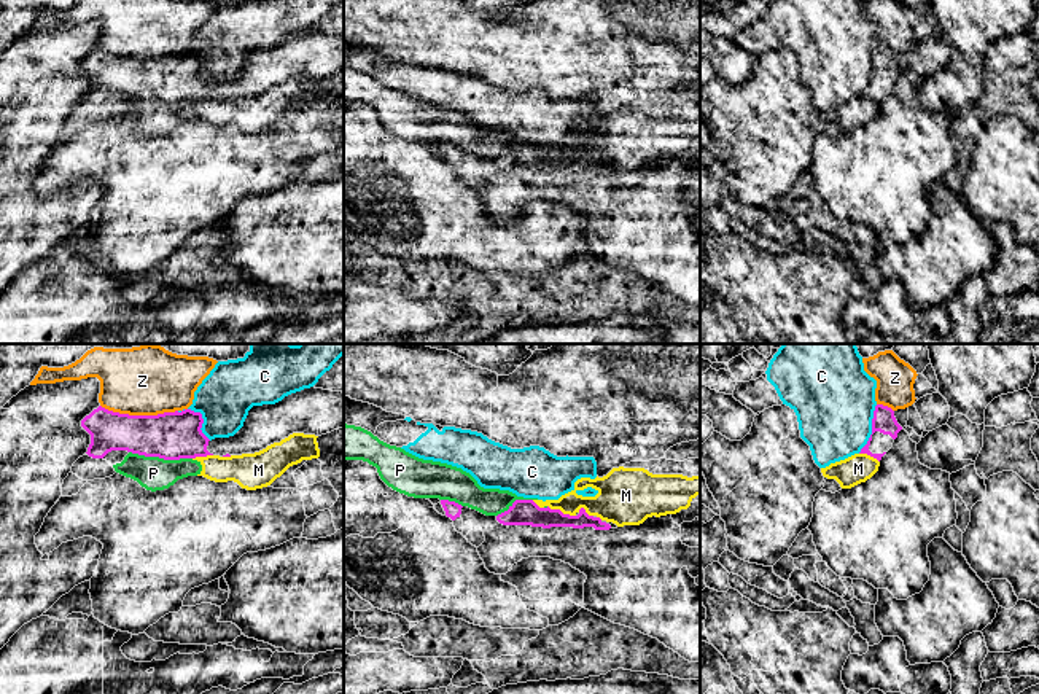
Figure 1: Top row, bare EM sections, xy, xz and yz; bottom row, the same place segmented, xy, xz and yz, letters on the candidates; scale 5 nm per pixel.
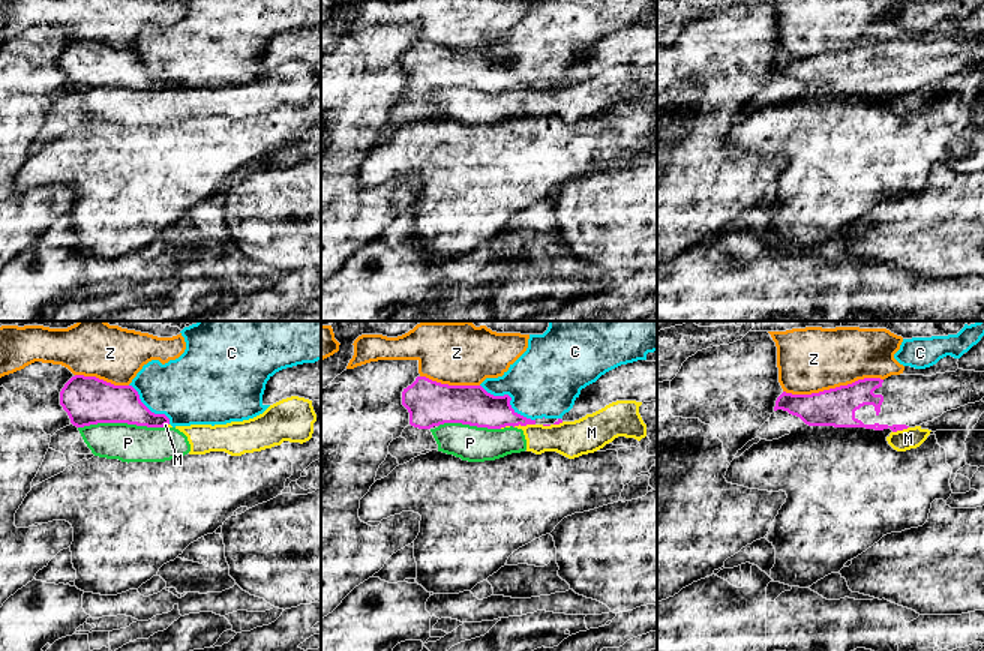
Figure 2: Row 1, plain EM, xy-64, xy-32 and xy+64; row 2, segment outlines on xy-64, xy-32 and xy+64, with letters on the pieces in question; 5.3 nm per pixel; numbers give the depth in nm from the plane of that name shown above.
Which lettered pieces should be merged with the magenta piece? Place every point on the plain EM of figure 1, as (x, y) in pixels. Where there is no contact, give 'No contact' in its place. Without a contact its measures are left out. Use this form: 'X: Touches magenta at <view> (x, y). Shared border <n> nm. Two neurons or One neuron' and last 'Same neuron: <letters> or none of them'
C: Touches magenta at yz (872, 72). Shared border 260 nm. Two neurons
M: Touches magenta at xz (560, 155). Shared border 160 nm. Two neurons
P: Touches magenta at xy (161, 101). Shared border 320 nm. Two neurons
Z: Touches magenta at xy (139, 59). Shared border 400 nm. Two neurons
Same neuron: none of them

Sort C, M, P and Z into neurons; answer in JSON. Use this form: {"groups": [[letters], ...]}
{"groups": [["C"], ["M", "P"], ["Z"]]}

